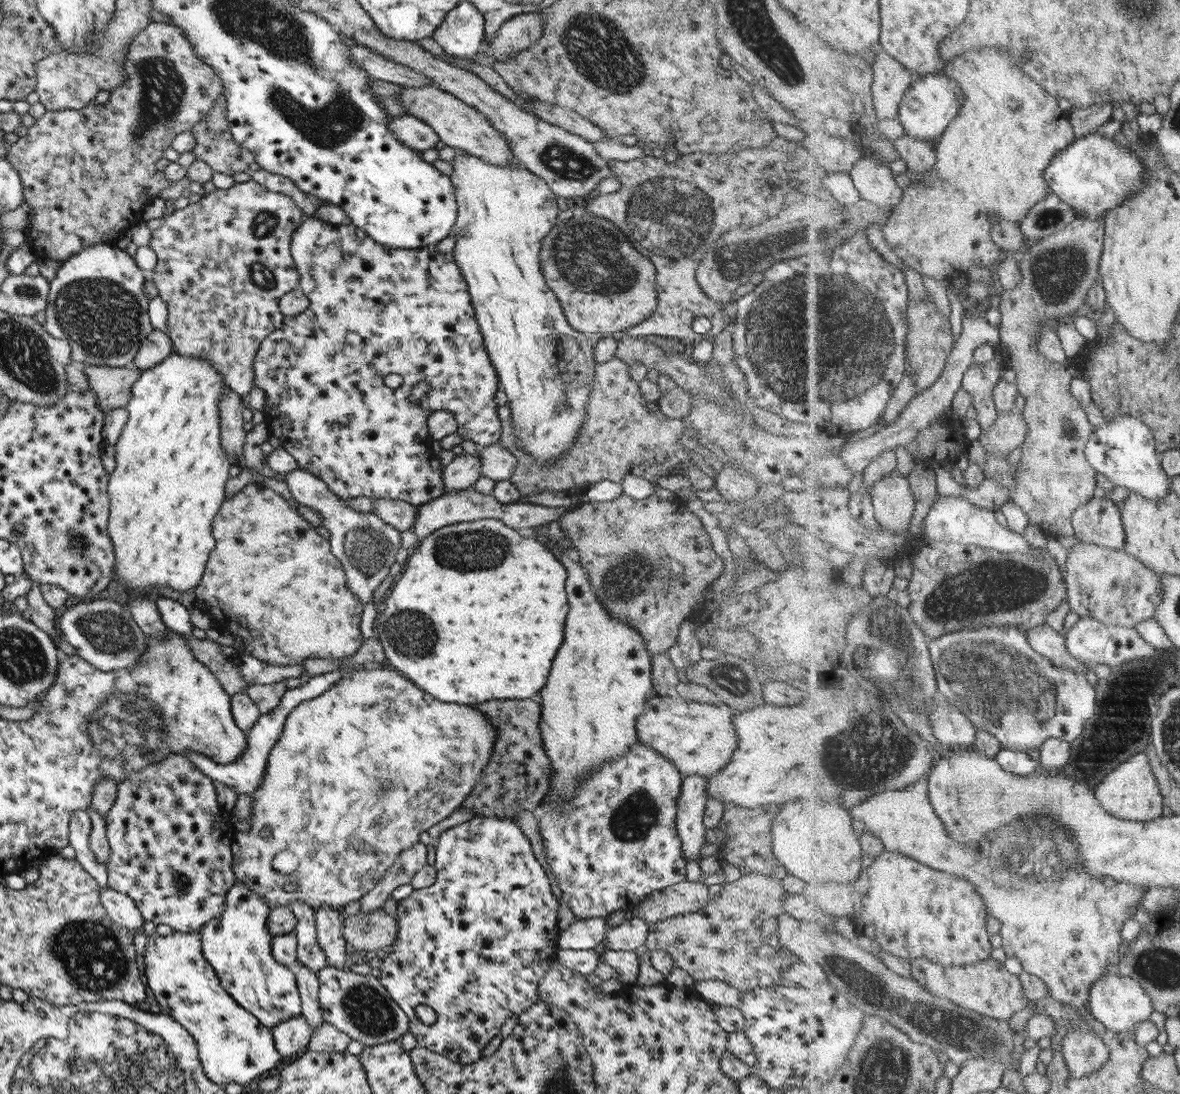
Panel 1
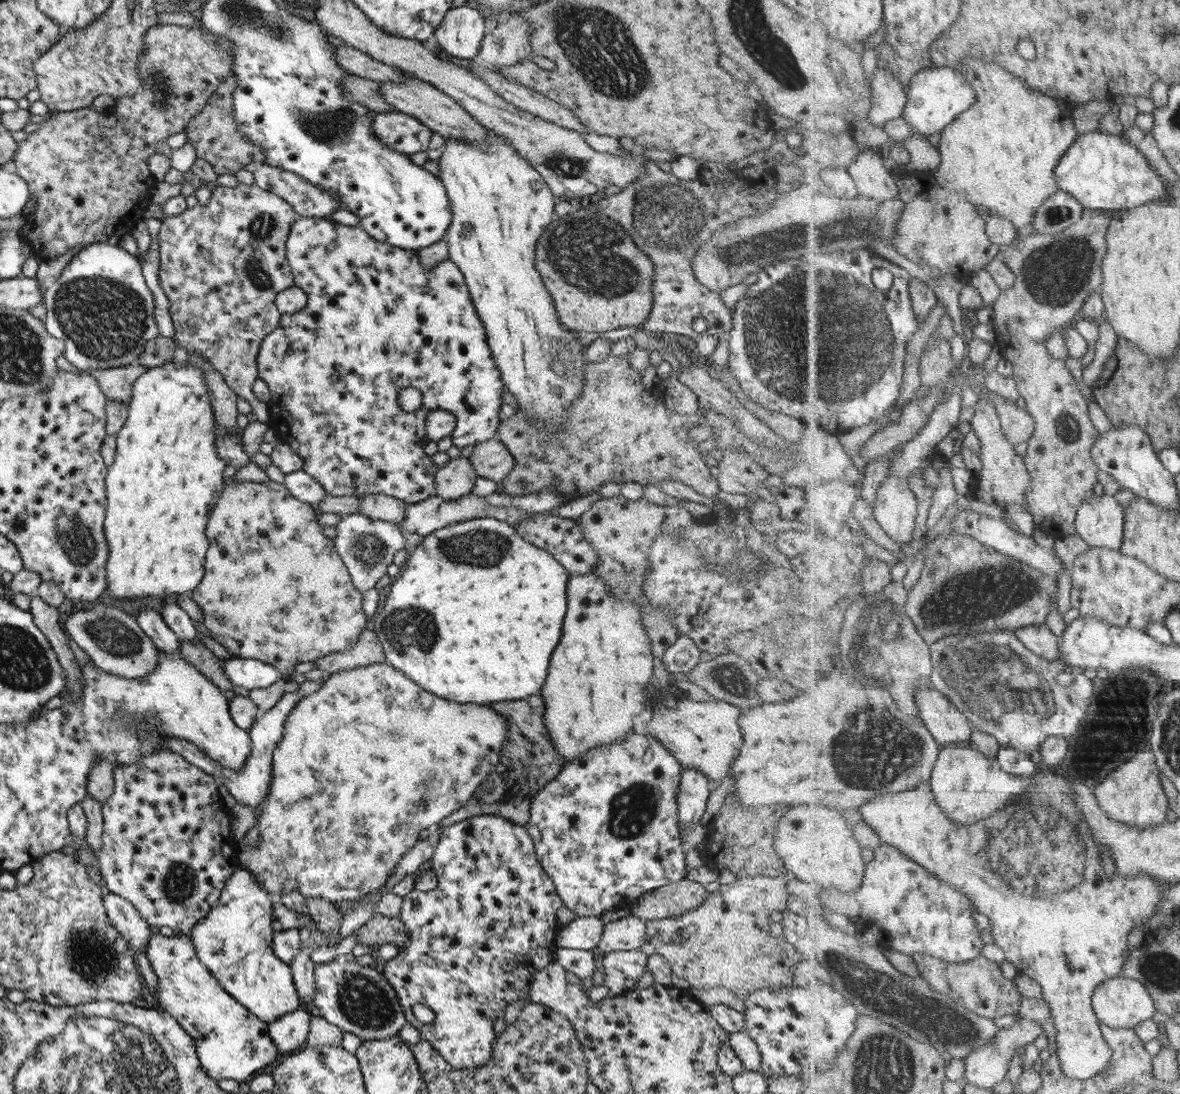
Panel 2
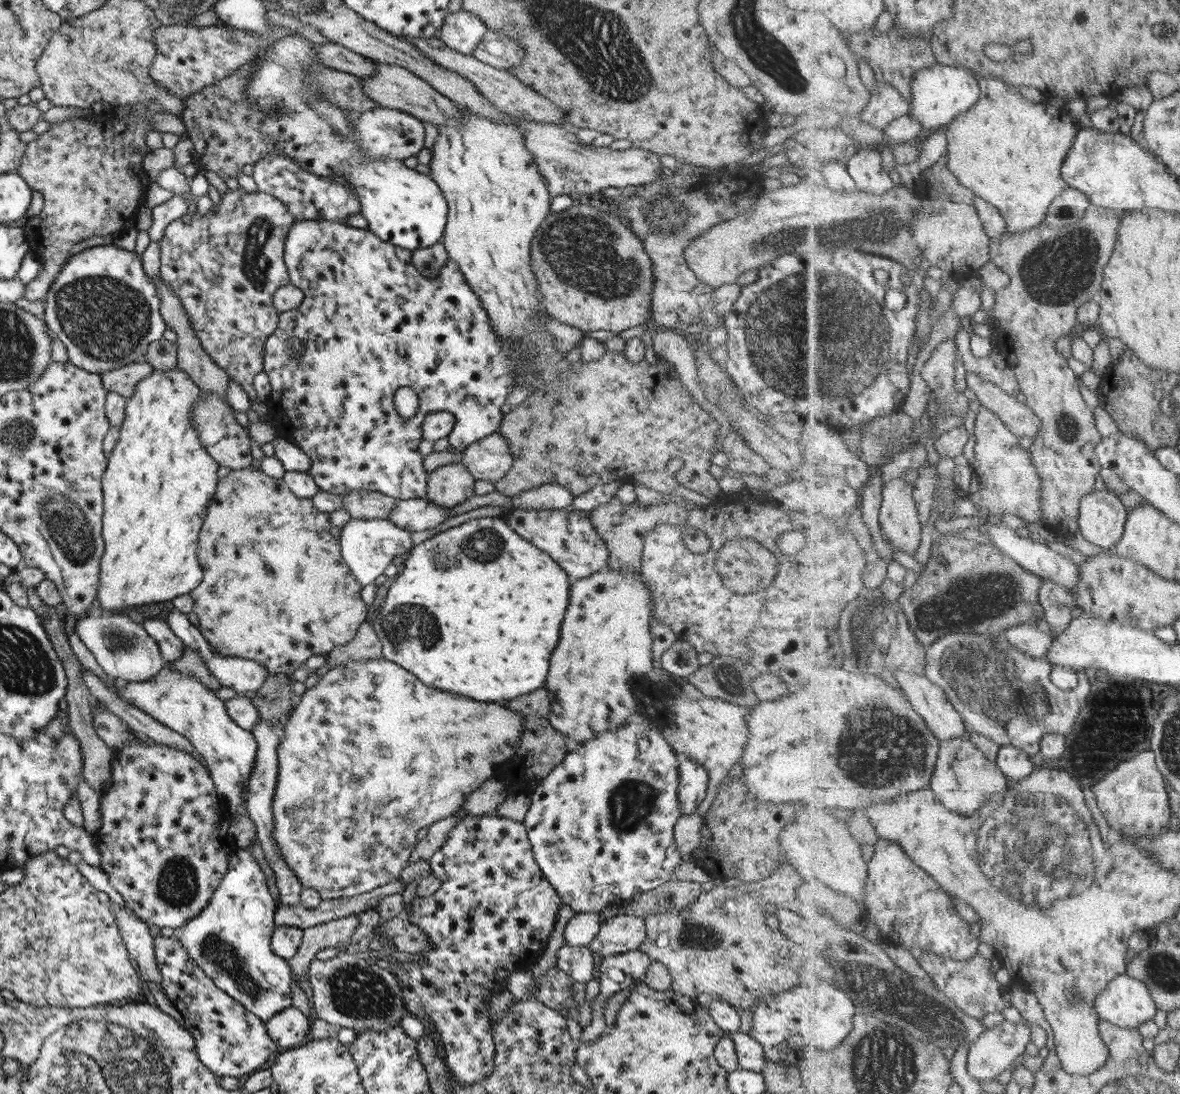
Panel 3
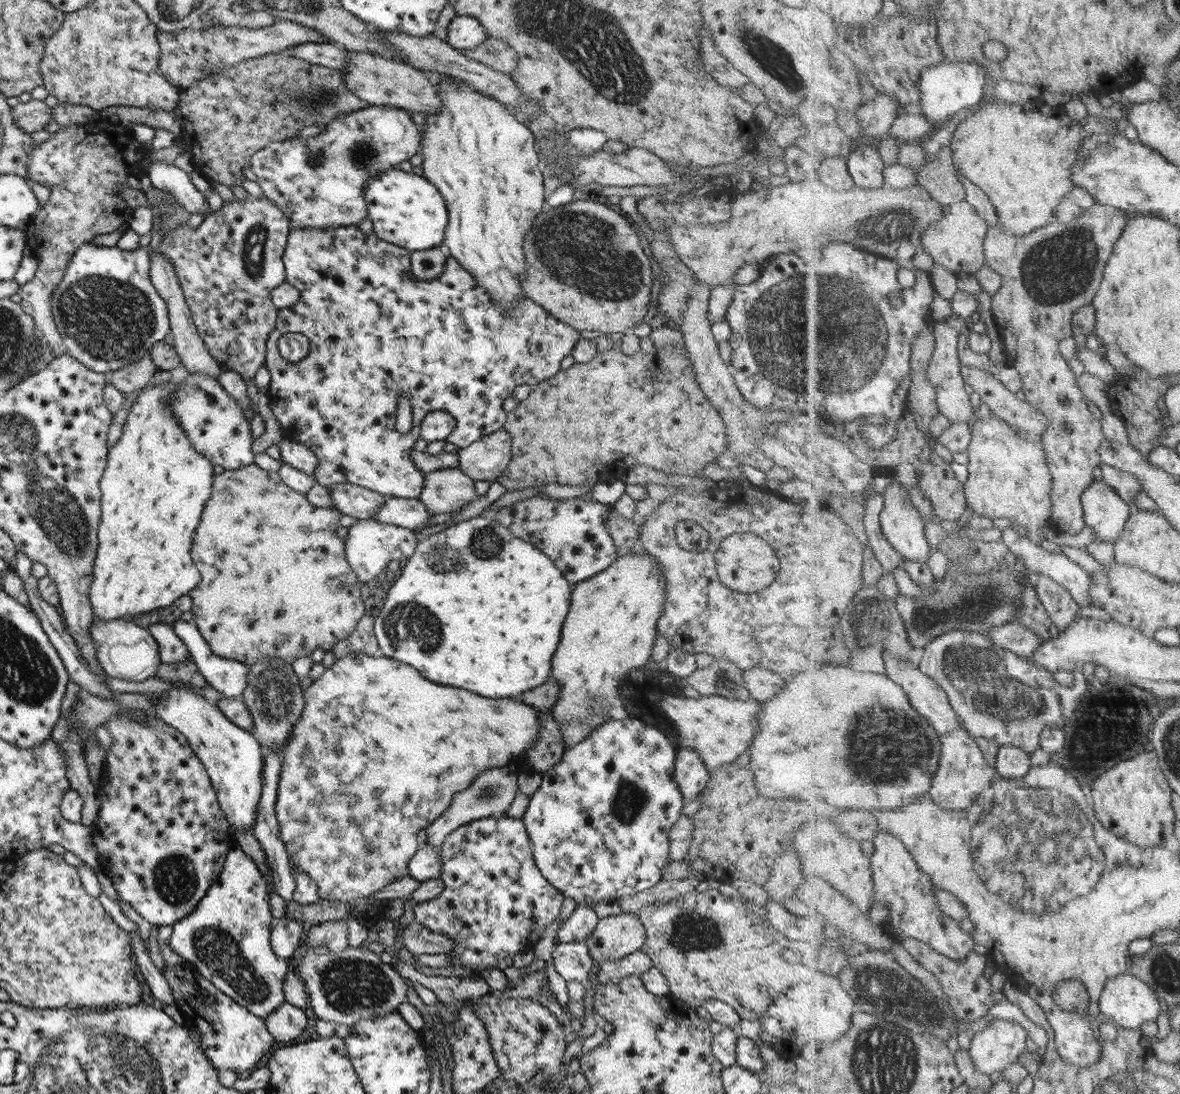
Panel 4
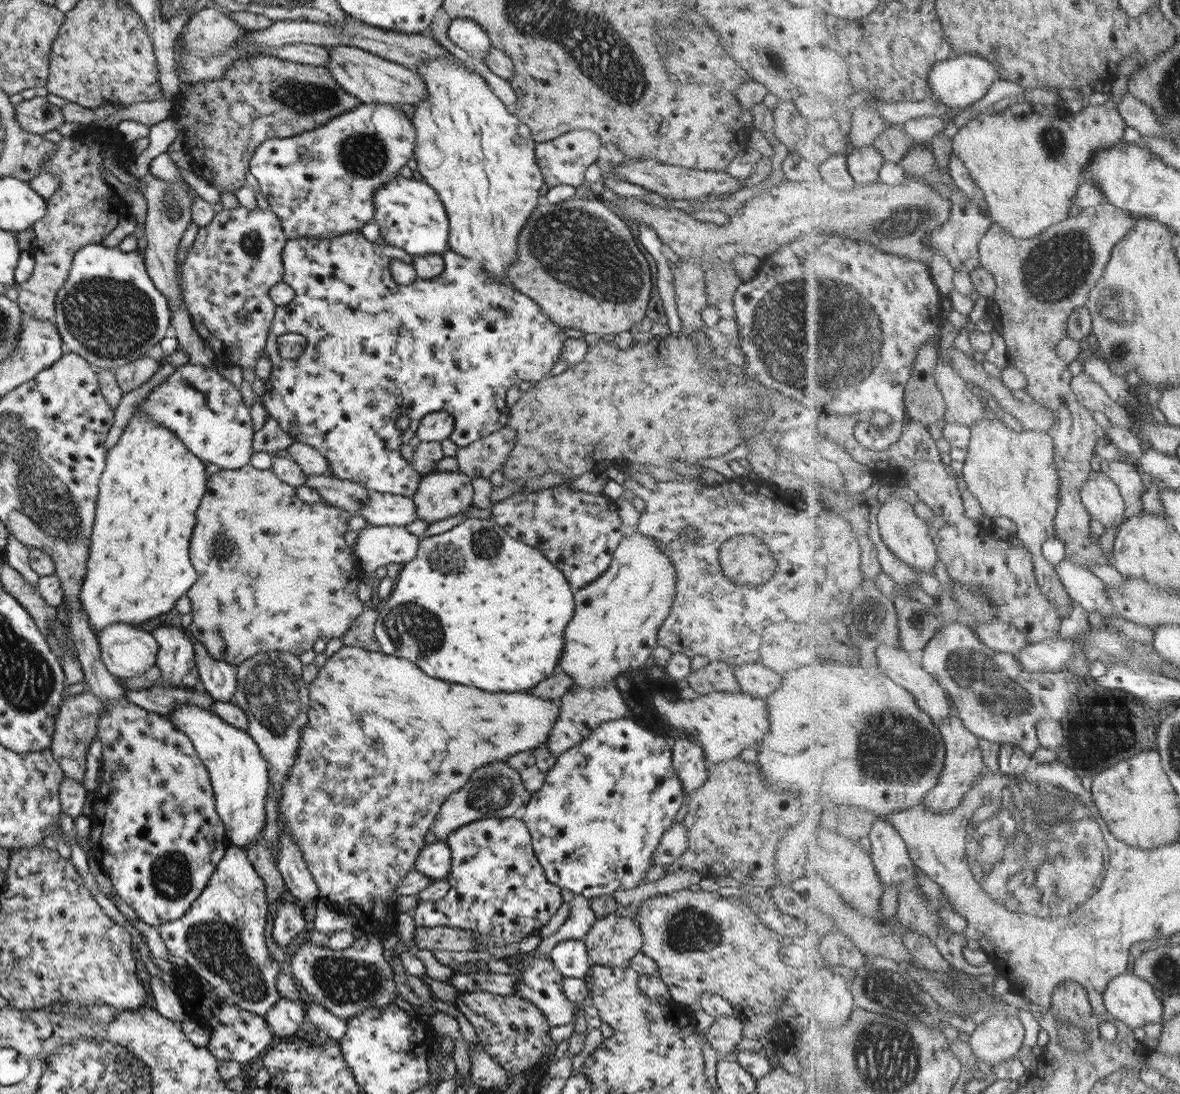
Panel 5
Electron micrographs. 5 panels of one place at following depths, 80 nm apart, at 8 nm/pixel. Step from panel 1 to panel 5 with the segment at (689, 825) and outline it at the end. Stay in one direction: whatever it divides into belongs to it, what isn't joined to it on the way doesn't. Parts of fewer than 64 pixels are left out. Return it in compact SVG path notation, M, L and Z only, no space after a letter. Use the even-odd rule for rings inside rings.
M677 736L671 748L673 770L685 793L697 790L706 781L708 772L702 748L685 736Z

